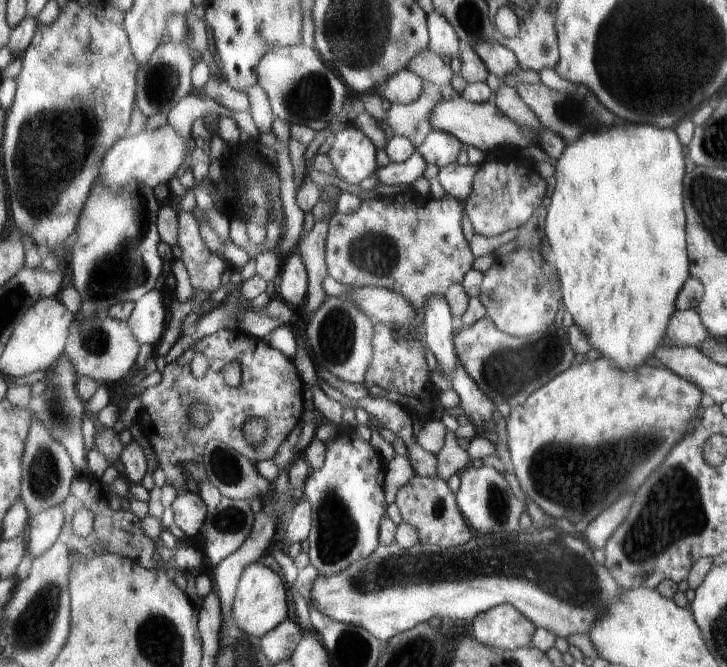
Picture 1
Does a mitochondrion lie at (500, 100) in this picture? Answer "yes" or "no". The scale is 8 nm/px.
no

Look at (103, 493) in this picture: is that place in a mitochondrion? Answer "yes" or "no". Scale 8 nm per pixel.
no

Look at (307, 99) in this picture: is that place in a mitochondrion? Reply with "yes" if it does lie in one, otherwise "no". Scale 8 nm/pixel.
yes

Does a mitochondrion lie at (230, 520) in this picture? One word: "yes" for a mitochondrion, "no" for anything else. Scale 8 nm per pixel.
yes

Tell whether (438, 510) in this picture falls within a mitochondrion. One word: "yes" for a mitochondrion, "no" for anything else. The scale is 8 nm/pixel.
yes

